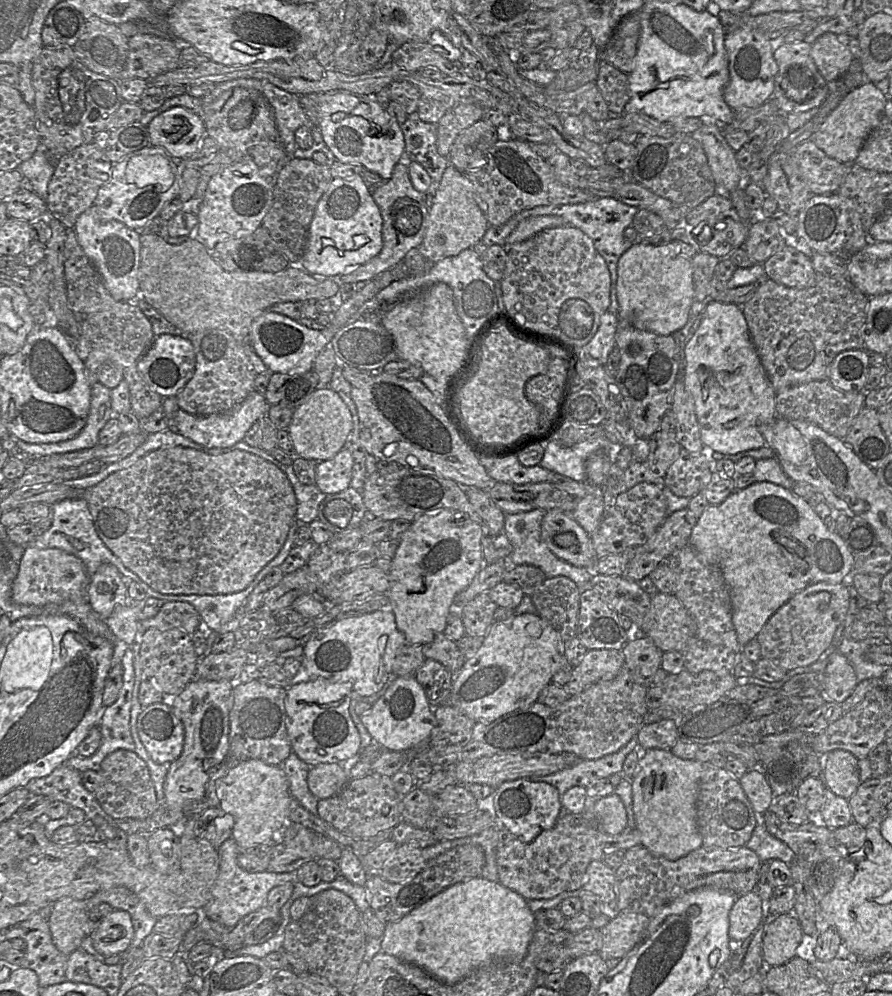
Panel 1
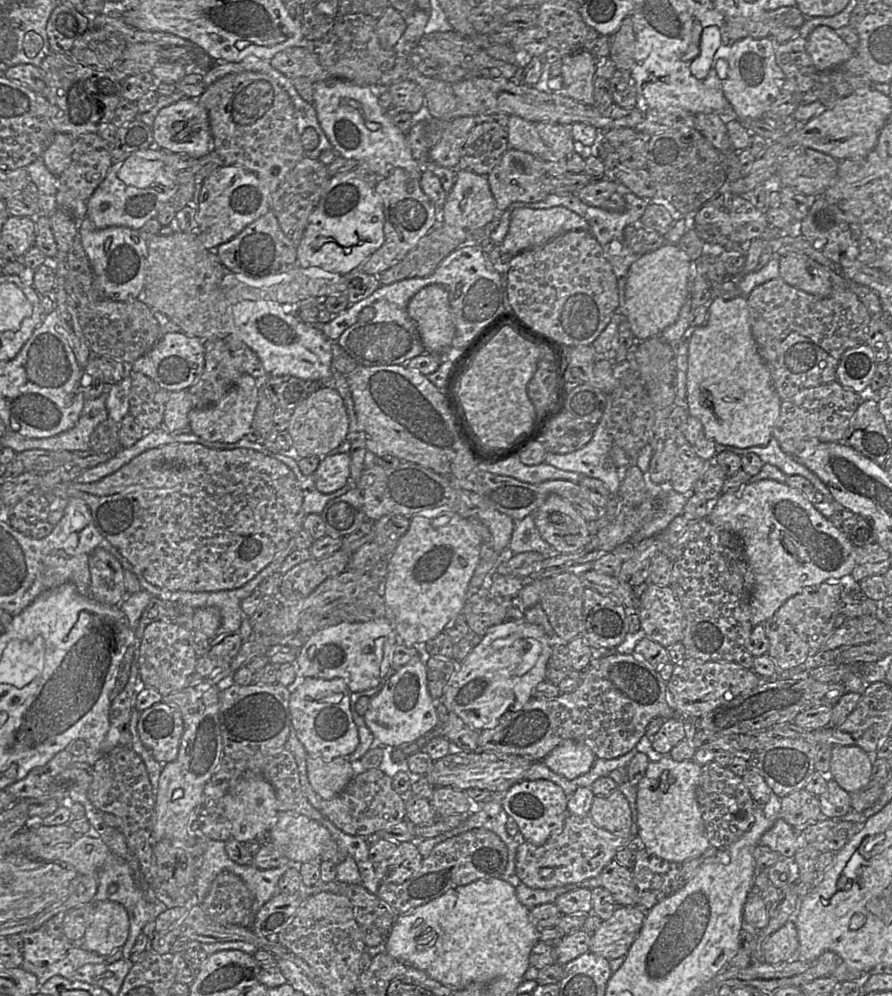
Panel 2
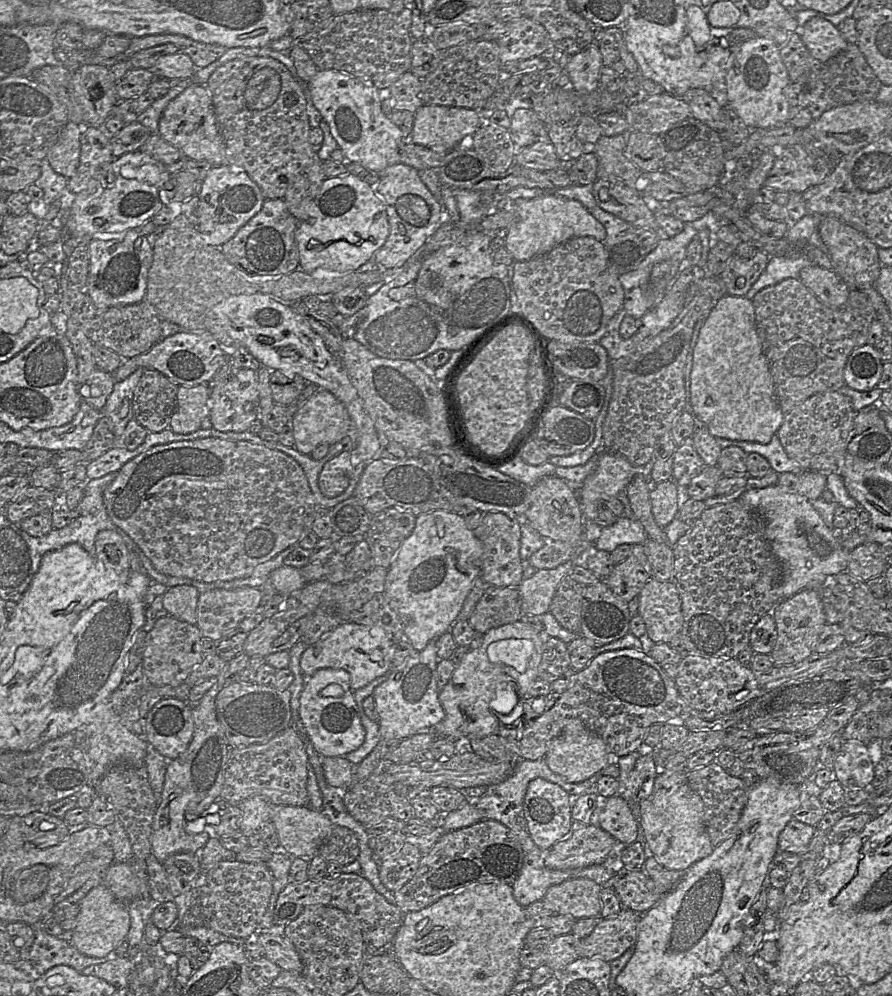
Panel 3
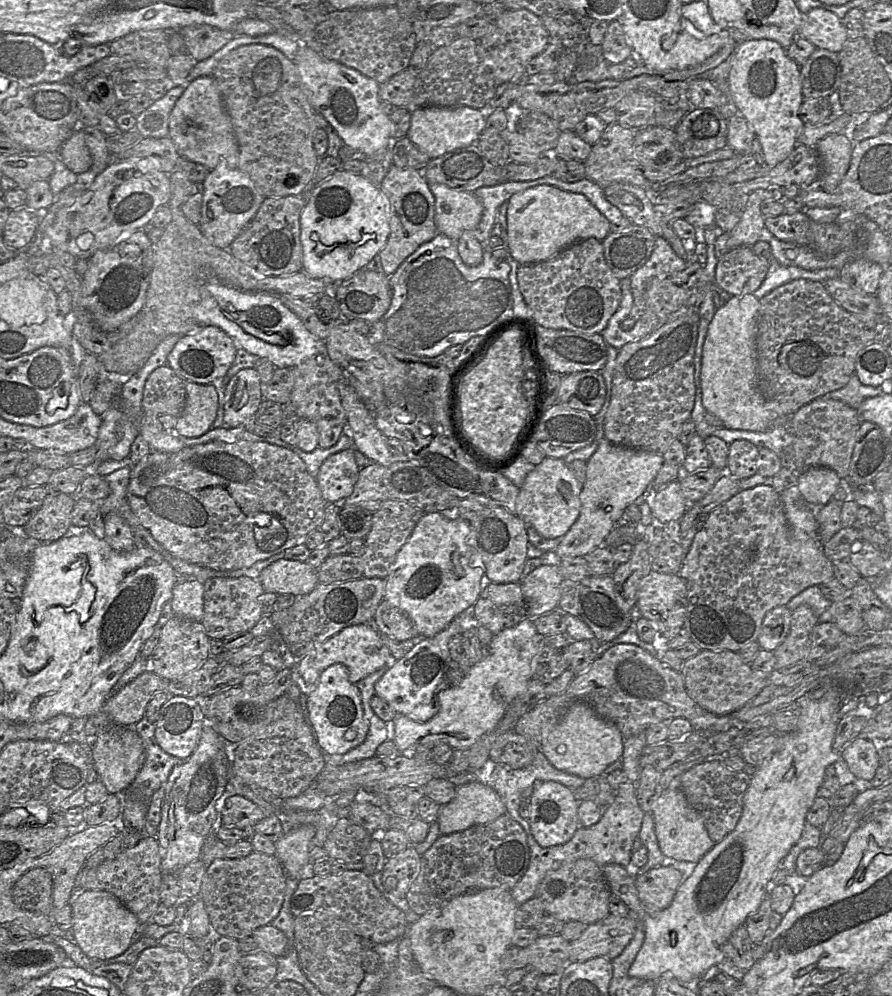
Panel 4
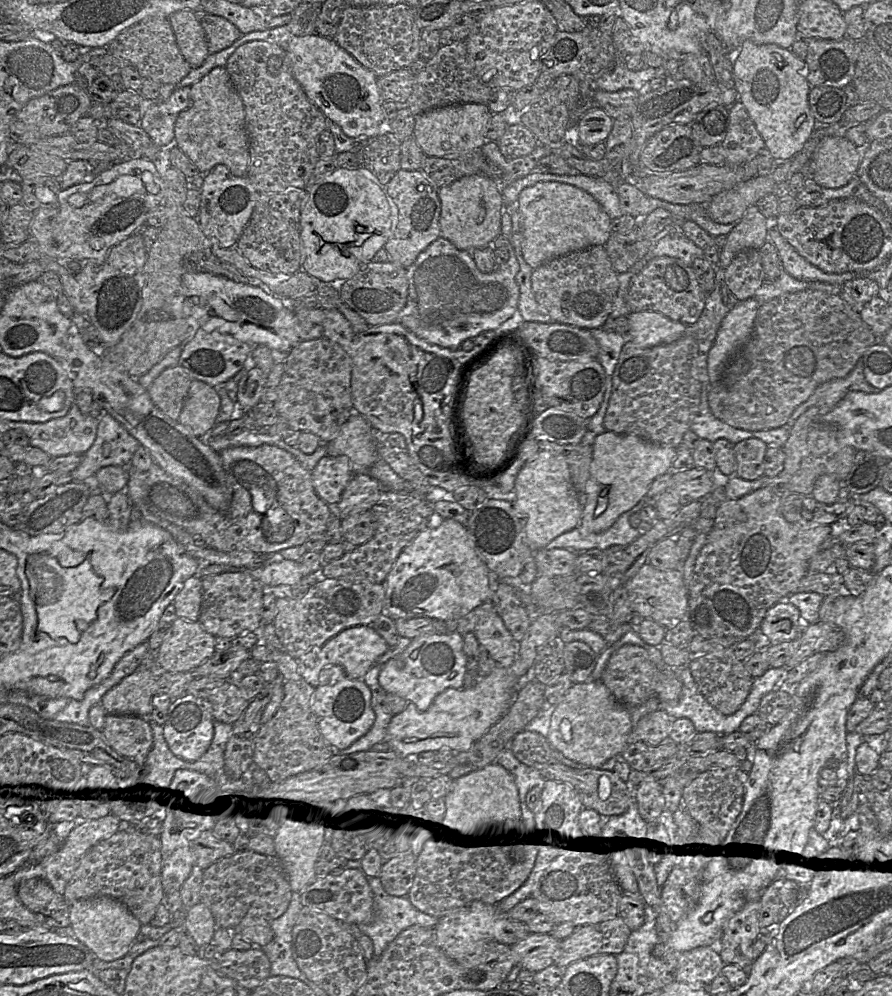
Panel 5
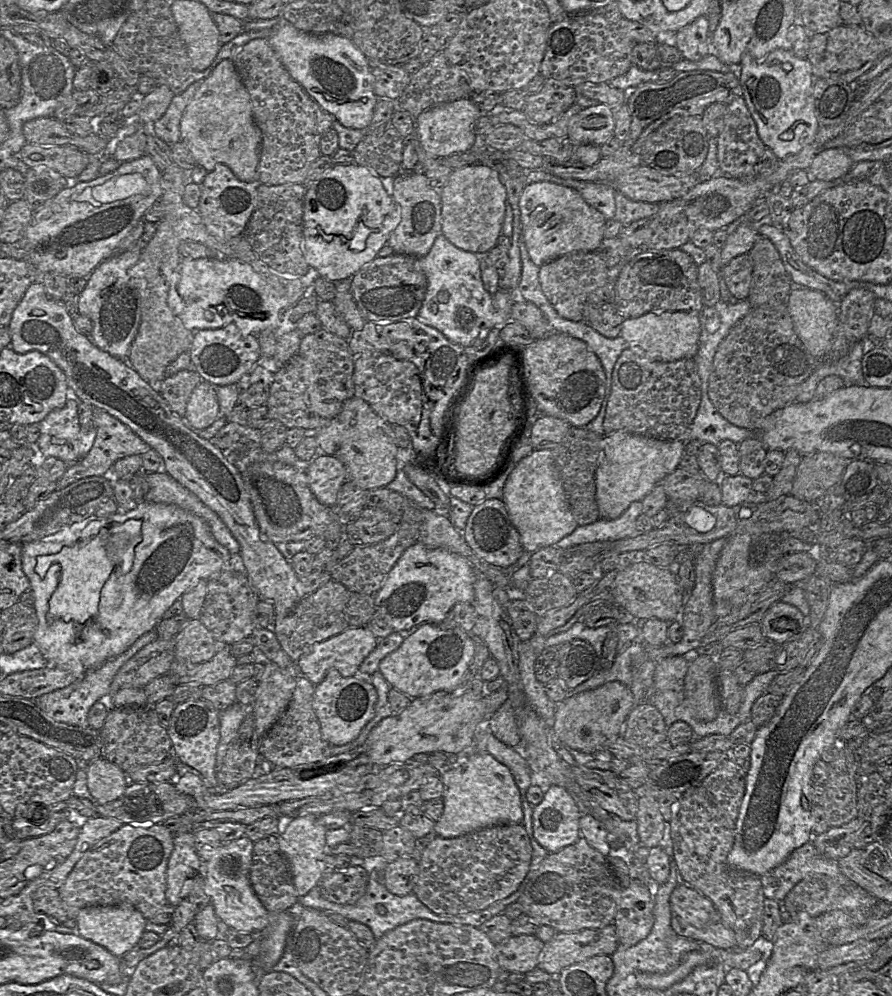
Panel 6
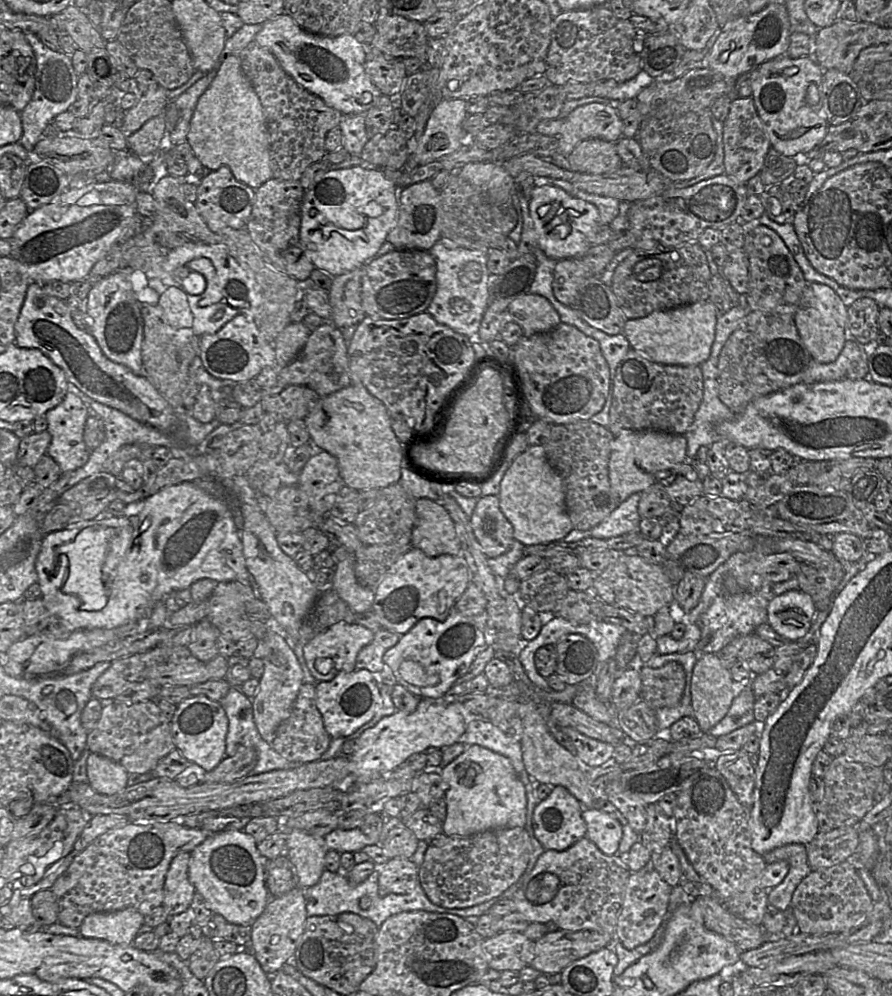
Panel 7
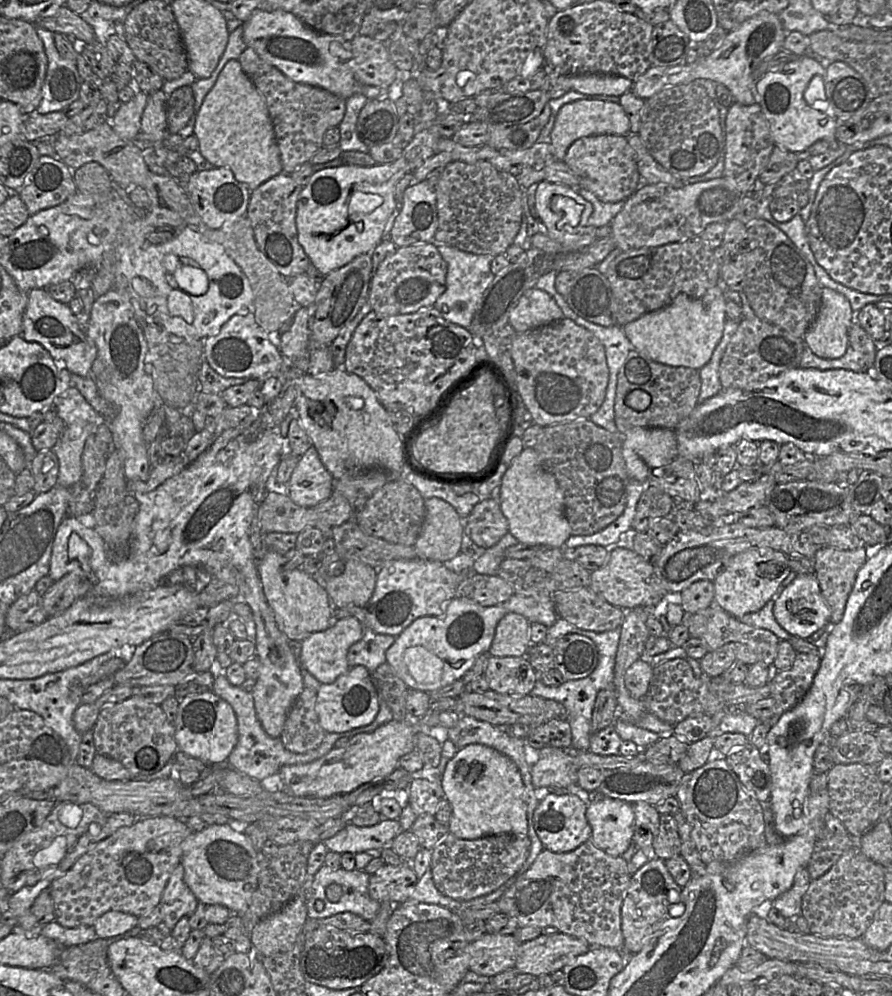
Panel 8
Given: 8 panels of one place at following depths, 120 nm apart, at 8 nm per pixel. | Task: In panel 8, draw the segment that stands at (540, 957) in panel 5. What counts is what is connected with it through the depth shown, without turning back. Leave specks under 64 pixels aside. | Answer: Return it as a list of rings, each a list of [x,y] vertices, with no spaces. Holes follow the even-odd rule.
[[[486,932],[468,945],[470,971],[492,977],[514,969],[519,945],[514,935]]]

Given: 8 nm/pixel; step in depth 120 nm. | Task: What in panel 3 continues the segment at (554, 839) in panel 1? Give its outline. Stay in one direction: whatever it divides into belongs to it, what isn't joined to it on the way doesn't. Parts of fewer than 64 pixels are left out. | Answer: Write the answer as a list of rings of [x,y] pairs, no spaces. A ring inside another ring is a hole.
[[[573,821],[570,832],[555,843],[545,857],[550,869],[584,868],[603,862],[616,839],[595,823]]]

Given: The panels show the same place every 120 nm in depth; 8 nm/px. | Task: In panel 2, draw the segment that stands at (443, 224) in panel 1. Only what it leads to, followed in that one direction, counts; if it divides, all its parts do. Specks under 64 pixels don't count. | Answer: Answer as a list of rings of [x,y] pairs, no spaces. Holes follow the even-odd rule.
[[[458,168],[456,169],[456,181],[446,201],[439,208],[439,220],[450,226],[464,228],[466,230],[477,230],[486,224],[499,218],[495,198],[491,192],[487,176],[479,175],[473,171]]]

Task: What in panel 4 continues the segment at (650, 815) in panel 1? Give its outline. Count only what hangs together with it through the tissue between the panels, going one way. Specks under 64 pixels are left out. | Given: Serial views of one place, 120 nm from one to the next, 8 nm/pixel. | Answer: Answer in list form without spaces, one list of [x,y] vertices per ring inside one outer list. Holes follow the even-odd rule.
[[[681,788],[664,789],[653,803],[651,815],[659,848],[667,858],[697,863],[714,845],[702,817],[689,805]]]

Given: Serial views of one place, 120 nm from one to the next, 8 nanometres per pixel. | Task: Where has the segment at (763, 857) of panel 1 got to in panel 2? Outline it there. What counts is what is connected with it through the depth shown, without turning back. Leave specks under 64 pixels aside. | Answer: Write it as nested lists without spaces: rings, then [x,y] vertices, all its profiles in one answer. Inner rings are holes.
[[[781,818],[762,835],[759,844],[768,846],[787,860],[791,860],[798,850],[807,845],[801,834],[797,834],[796,829]]]

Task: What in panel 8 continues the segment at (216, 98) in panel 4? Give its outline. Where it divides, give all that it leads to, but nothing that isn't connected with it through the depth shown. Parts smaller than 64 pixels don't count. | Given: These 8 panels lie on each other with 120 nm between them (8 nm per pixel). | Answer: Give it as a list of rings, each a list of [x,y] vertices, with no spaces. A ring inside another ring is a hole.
[[[229,60],[196,116],[194,135],[199,140],[198,151],[215,167],[228,167],[237,181],[244,183],[250,191],[263,182],[283,172],[273,122],[264,96],[243,71],[238,60]]]

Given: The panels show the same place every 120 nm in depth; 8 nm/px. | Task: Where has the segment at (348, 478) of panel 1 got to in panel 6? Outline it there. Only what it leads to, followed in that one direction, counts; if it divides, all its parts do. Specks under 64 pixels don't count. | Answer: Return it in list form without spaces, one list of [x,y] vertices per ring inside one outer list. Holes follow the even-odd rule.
[[[318,453],[305,471],[307,482],[315,498],[323,505],[332,507],[338,493],[348,480],[344,464],[337,458]]]

